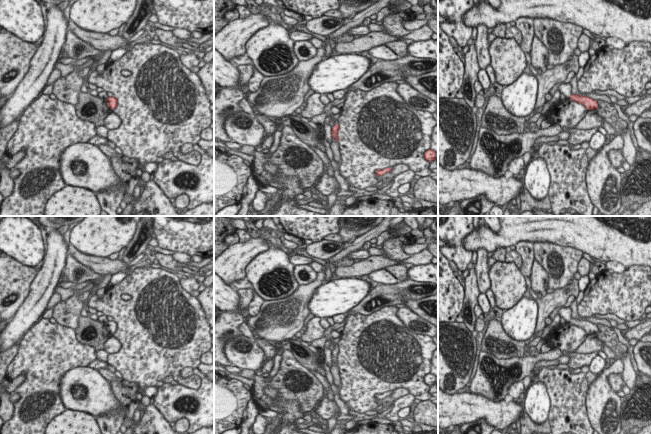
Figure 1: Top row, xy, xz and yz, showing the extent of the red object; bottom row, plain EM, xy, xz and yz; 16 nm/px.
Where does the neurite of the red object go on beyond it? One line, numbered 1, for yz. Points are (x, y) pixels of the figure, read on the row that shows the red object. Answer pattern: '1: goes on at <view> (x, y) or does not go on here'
1: goes on at yz (565, 88)

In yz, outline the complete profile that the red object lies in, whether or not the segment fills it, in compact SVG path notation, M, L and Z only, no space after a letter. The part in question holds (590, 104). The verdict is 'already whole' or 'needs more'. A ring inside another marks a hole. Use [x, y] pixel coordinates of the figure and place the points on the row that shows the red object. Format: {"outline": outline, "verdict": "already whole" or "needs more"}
{"outline": "M563 82L559 85L558 89L562 94L569 98L571 101L583 104L587 110L593 110L598 108L598 103L596 100L589 98L588 96L575 95L572 93L571 83Z", "verdict": "needs more"}

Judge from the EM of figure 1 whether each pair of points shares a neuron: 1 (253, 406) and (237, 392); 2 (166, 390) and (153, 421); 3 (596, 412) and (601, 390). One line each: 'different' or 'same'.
1: different
2: different
3: same

